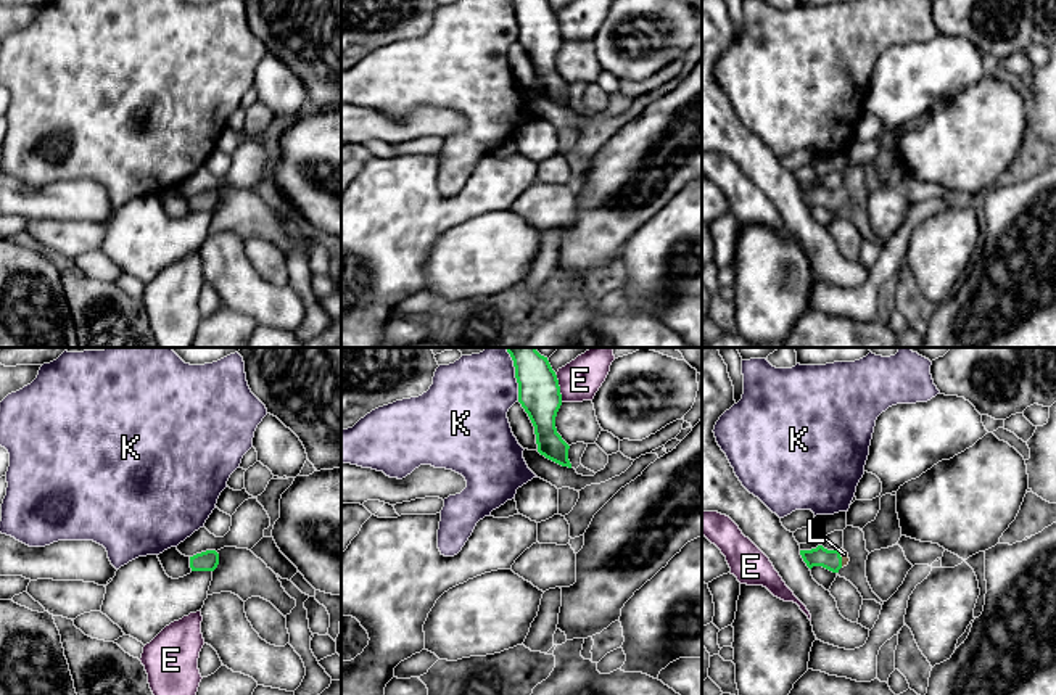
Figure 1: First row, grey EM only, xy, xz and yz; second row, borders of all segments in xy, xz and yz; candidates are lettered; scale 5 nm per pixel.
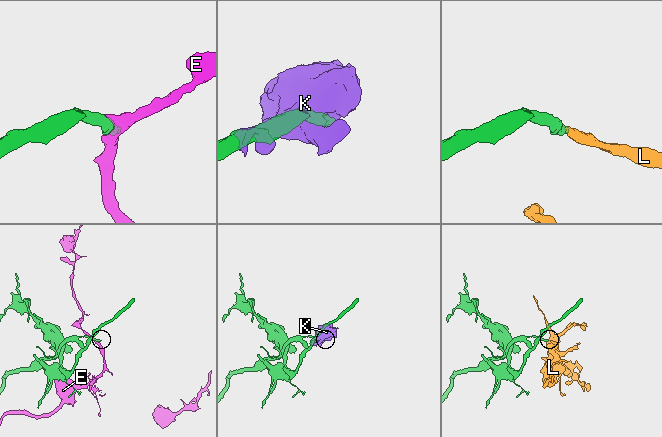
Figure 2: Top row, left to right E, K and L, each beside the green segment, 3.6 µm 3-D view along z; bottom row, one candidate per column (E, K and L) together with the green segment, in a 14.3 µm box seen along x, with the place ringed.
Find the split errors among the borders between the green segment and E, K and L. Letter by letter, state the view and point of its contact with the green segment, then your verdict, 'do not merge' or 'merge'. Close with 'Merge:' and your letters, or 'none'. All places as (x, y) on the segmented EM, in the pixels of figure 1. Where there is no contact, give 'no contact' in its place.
E: meets green in xz at (559, 388); do not merge
K: meets green in xz at (515, 375); do not merge
L: meets green in yz at (841, 559); merge
Merge: L

